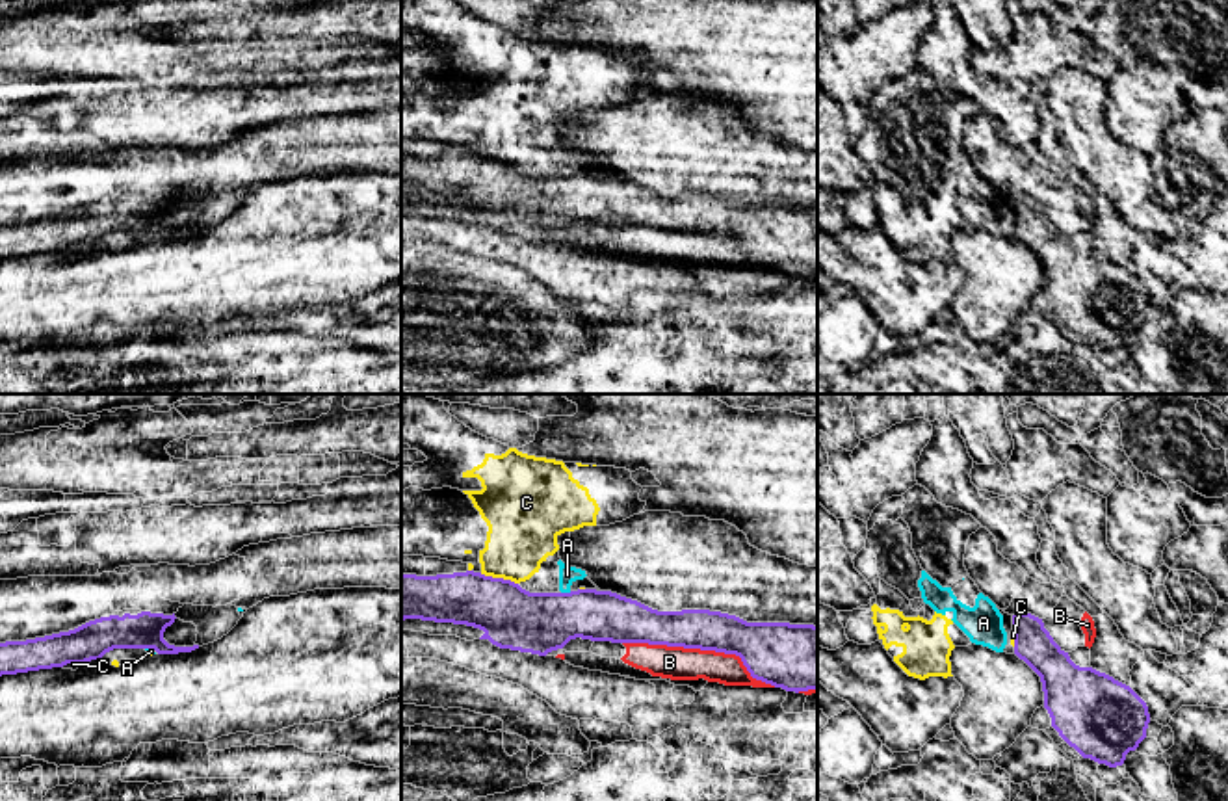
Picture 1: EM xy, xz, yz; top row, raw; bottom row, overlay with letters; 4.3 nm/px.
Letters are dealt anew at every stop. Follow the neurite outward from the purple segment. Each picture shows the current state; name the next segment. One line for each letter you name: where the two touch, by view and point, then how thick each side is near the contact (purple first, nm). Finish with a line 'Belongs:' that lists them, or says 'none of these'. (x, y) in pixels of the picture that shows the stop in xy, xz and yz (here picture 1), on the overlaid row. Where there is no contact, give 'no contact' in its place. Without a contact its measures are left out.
Belongs: none of these

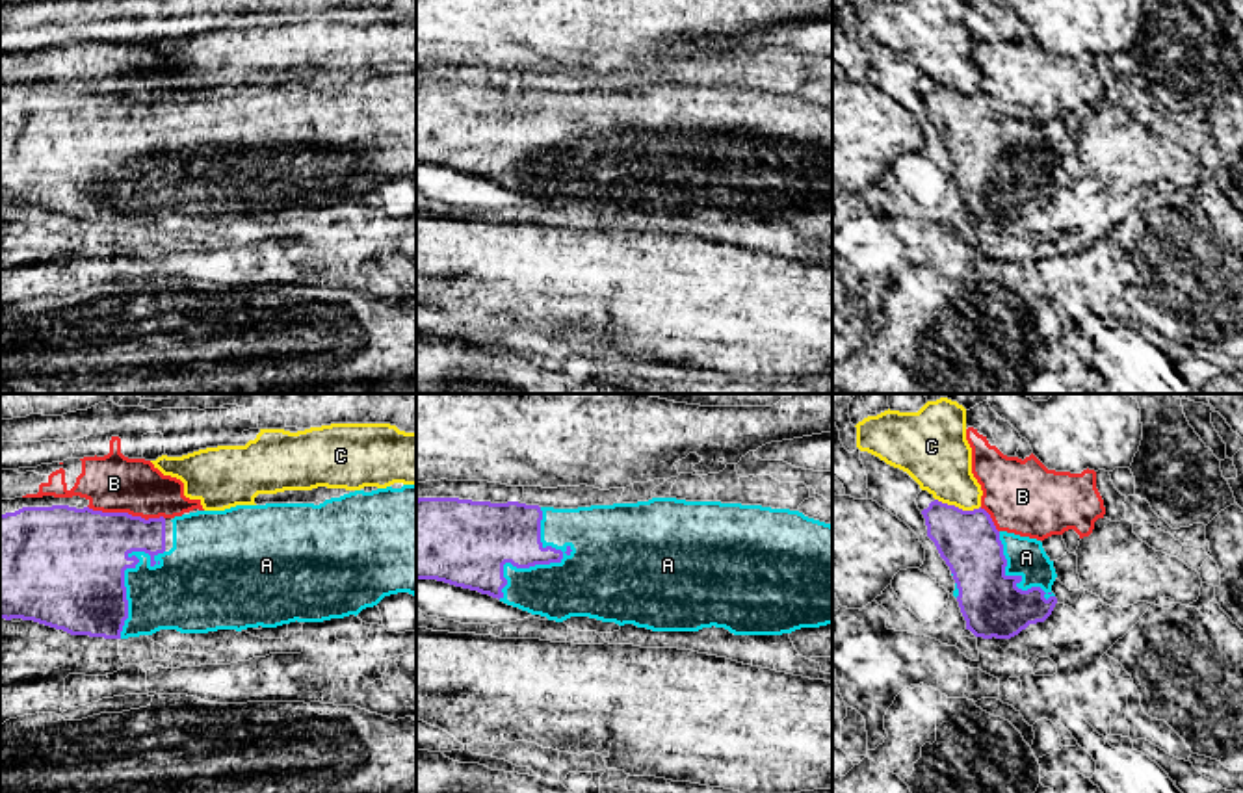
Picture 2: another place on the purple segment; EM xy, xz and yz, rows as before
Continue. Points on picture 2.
A: meets purple in xz at (547, 563); 260 nm thick on the purple side, 360 nm on the other
Belongs: A

